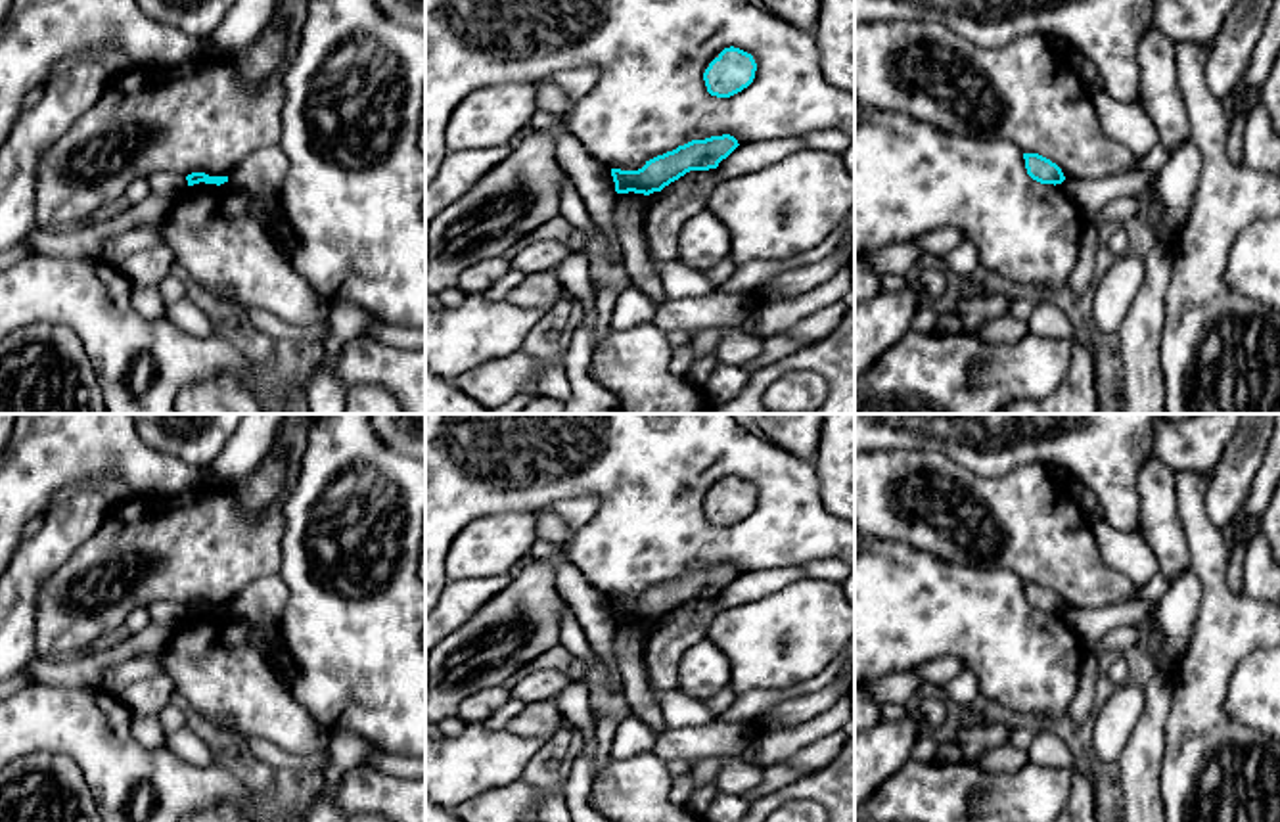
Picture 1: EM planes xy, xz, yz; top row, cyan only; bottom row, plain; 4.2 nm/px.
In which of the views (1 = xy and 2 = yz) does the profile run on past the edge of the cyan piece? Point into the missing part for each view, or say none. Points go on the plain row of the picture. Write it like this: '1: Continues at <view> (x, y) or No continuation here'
1: No continuation here
2: No continuation here

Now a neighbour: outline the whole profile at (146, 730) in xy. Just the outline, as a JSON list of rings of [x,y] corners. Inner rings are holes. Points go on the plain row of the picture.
[[[134,717],[130,734],[142,747],[161,747],[167,736],[157,717]]]

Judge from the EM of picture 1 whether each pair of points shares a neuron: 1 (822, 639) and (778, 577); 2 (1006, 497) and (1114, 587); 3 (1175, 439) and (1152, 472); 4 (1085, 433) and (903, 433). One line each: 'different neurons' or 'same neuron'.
1: different neurons
2: same neuron
3: different neurons
4: same neuron

